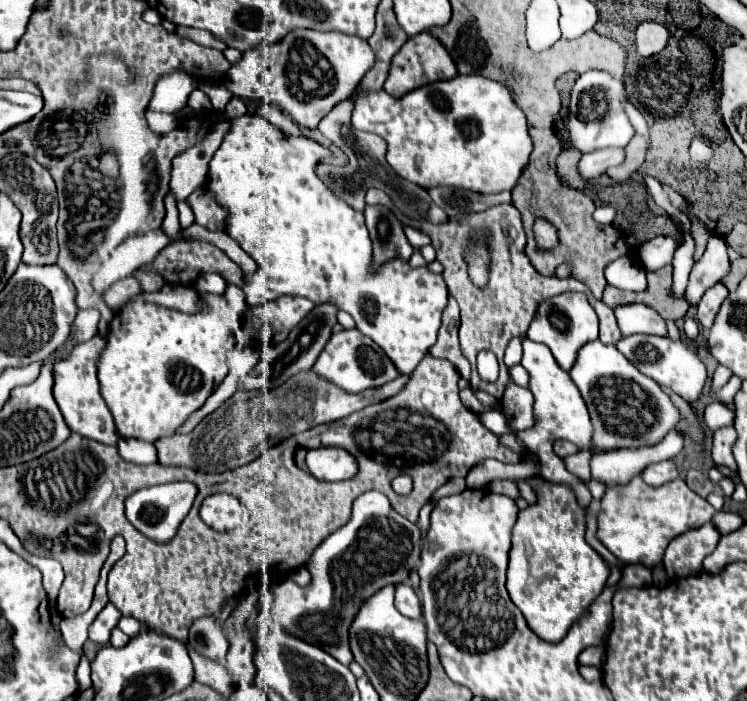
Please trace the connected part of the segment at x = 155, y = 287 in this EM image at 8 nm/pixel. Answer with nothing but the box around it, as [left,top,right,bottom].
[134,271,164,293]

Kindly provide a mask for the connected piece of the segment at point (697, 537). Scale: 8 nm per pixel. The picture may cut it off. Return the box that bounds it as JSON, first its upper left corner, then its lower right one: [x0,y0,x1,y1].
[664,521,720,579]

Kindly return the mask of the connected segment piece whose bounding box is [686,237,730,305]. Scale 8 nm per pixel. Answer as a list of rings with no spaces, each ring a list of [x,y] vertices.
[[[710,237],[704,255],[696,261],[690,281],[686,287],[686,299],[690,305],[698,305],[700,297],[704,295],[706,289],[722,281],[730,271],[730,257],[728,257],[728,247],[722,237]]]

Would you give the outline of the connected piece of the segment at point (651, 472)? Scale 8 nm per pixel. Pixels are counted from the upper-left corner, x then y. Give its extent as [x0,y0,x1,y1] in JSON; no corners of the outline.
[640,461,678,487]

